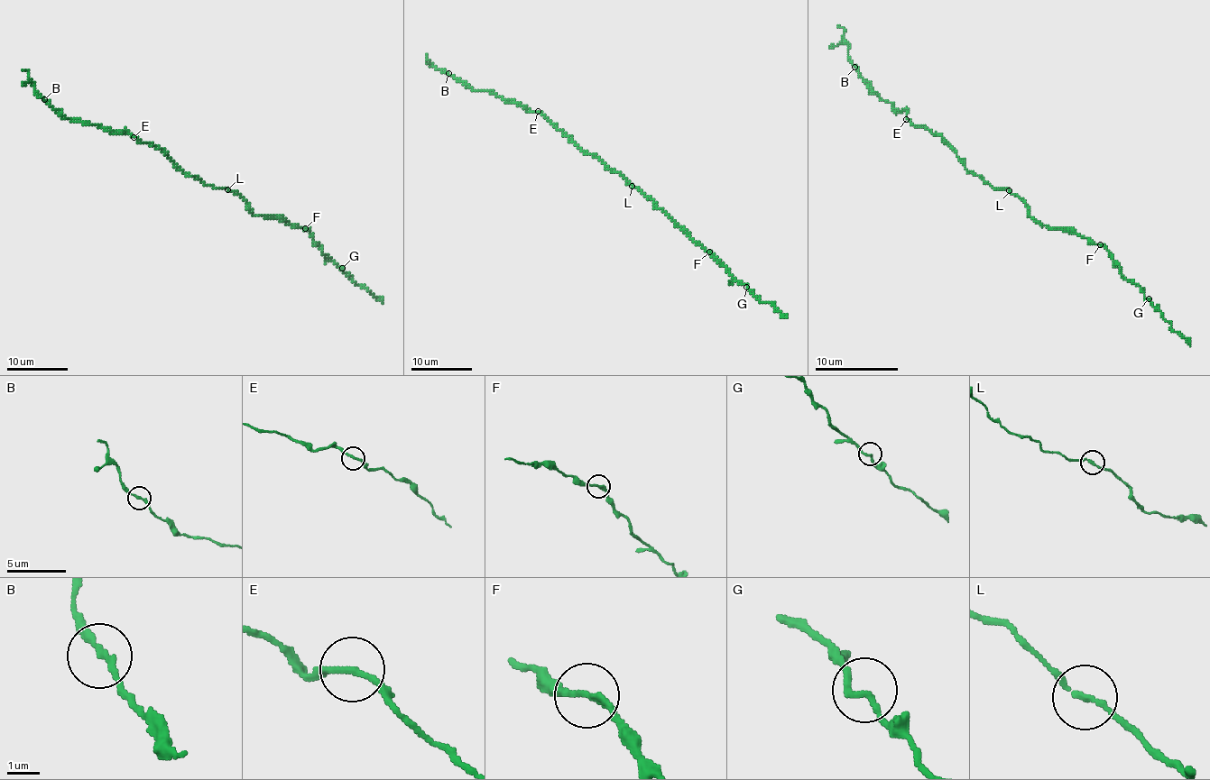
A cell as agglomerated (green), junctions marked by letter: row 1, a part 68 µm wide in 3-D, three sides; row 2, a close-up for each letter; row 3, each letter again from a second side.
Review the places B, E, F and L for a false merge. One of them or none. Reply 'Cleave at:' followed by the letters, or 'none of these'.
Cleave at: none of these

